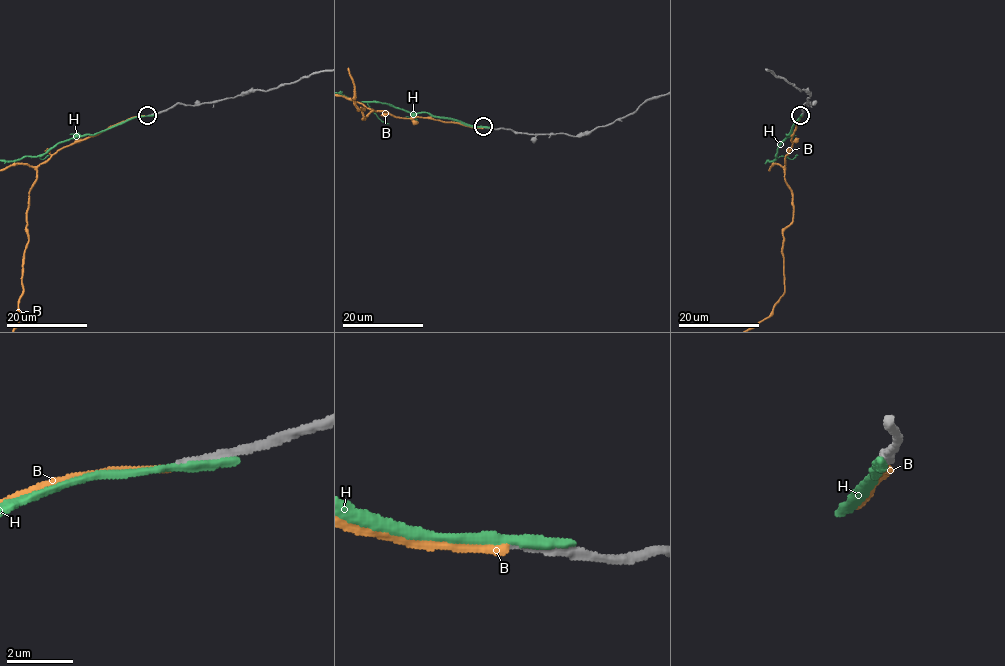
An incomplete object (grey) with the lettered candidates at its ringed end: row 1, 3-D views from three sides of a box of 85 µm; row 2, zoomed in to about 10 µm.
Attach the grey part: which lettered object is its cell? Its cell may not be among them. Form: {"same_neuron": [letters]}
{"same_neuron": []}

